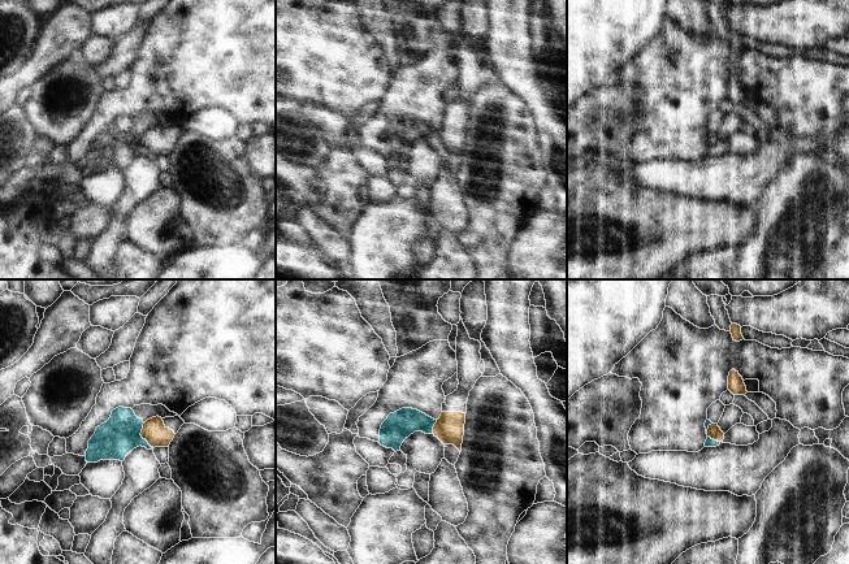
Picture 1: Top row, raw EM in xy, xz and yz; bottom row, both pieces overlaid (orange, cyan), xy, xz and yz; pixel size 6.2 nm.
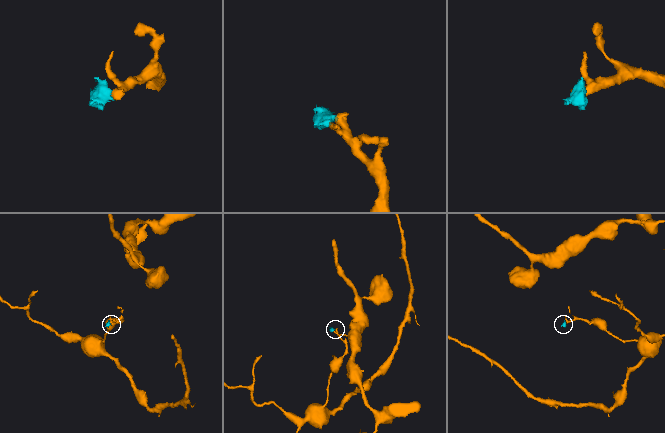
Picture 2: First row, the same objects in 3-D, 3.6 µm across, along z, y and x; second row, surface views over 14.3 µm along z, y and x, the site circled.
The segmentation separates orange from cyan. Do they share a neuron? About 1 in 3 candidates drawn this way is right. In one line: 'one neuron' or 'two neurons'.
two neurons

